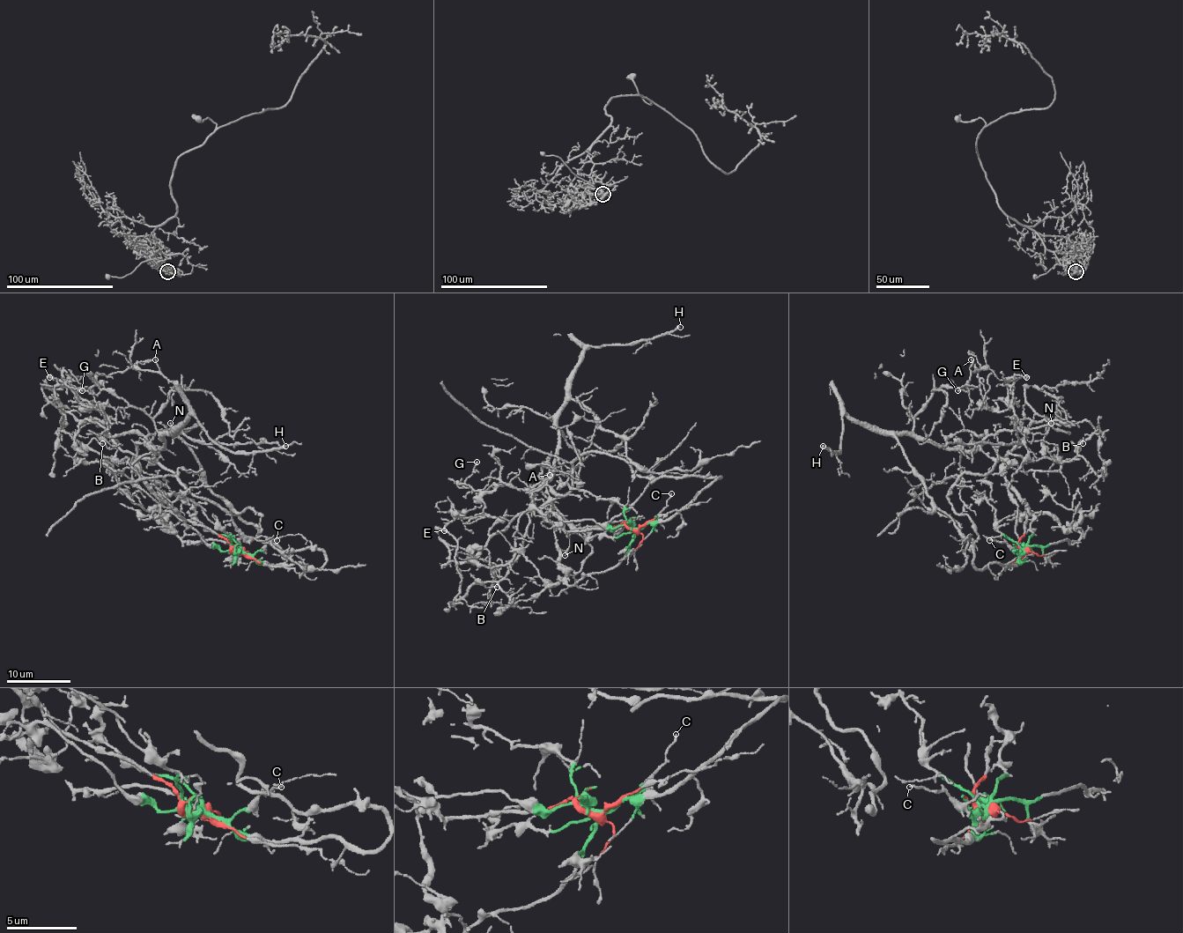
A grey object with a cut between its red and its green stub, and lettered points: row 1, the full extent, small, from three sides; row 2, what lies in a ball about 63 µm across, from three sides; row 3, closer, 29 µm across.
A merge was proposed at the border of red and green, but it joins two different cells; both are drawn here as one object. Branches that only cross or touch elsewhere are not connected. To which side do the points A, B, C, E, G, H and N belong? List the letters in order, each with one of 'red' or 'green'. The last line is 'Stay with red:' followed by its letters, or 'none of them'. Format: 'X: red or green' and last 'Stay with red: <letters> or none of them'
A: red
B: green
C: green
E: green
G: green
H: red
N: red
Stay with red: A, H, N

